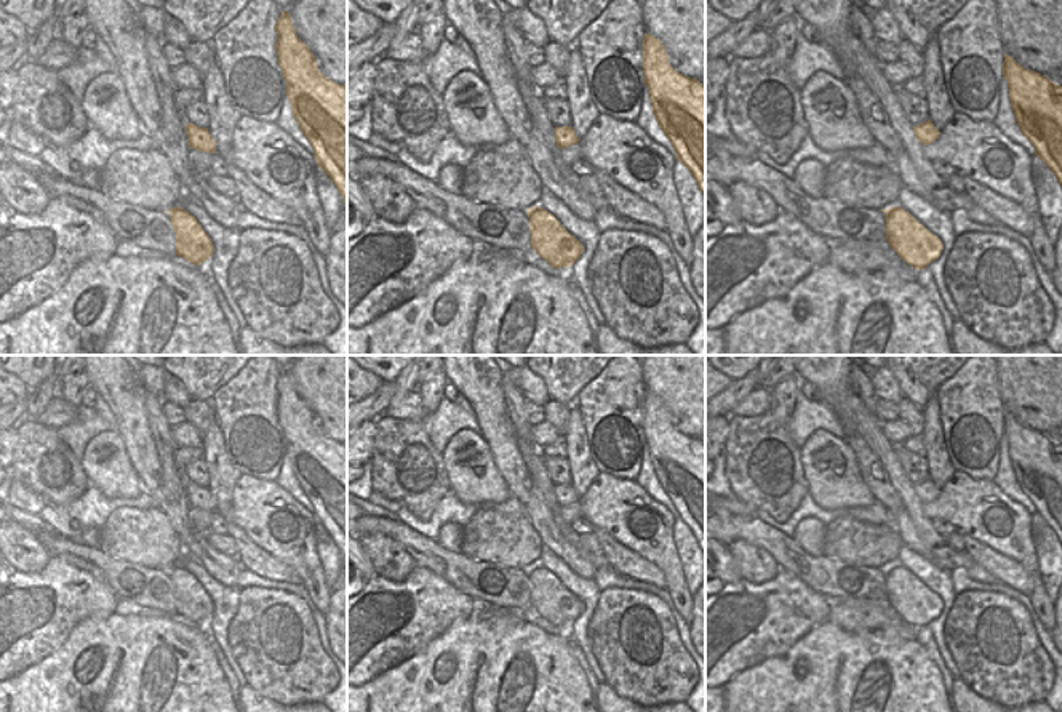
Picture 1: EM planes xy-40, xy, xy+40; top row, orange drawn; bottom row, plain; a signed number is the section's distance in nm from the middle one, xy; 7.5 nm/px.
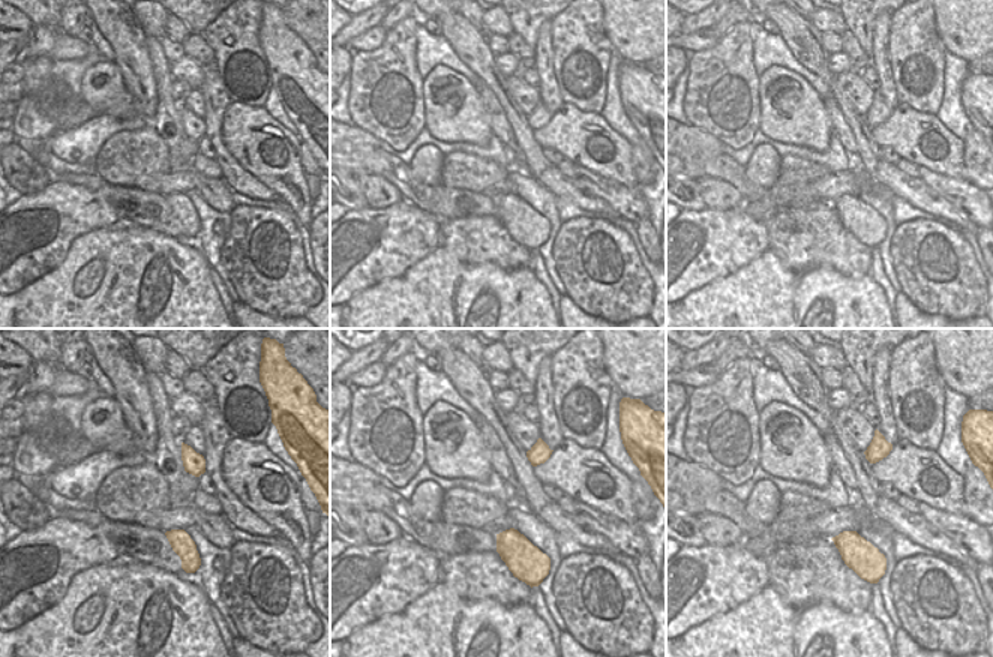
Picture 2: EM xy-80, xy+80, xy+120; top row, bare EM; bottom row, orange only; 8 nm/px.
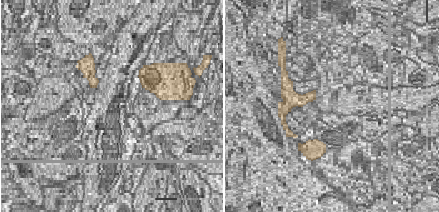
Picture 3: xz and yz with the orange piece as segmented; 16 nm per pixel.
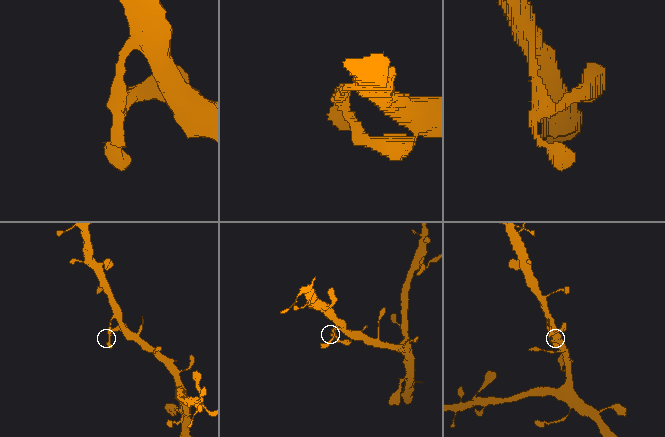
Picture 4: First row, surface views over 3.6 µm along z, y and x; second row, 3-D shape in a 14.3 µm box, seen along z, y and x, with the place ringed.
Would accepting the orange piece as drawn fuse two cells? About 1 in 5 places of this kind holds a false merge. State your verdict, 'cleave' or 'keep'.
keep

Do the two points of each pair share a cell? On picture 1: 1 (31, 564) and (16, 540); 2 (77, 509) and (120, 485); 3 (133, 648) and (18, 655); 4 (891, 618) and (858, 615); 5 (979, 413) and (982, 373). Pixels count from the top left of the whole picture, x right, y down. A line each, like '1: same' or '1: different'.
1: same
2: different
3: different
4: same
5: same

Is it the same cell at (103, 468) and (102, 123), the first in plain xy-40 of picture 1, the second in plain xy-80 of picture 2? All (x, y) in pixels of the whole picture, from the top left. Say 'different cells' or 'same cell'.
different cells

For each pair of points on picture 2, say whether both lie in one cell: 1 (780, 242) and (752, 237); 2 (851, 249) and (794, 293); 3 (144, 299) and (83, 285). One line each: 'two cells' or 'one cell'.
1: two cells
2: two cells
3: one cell

